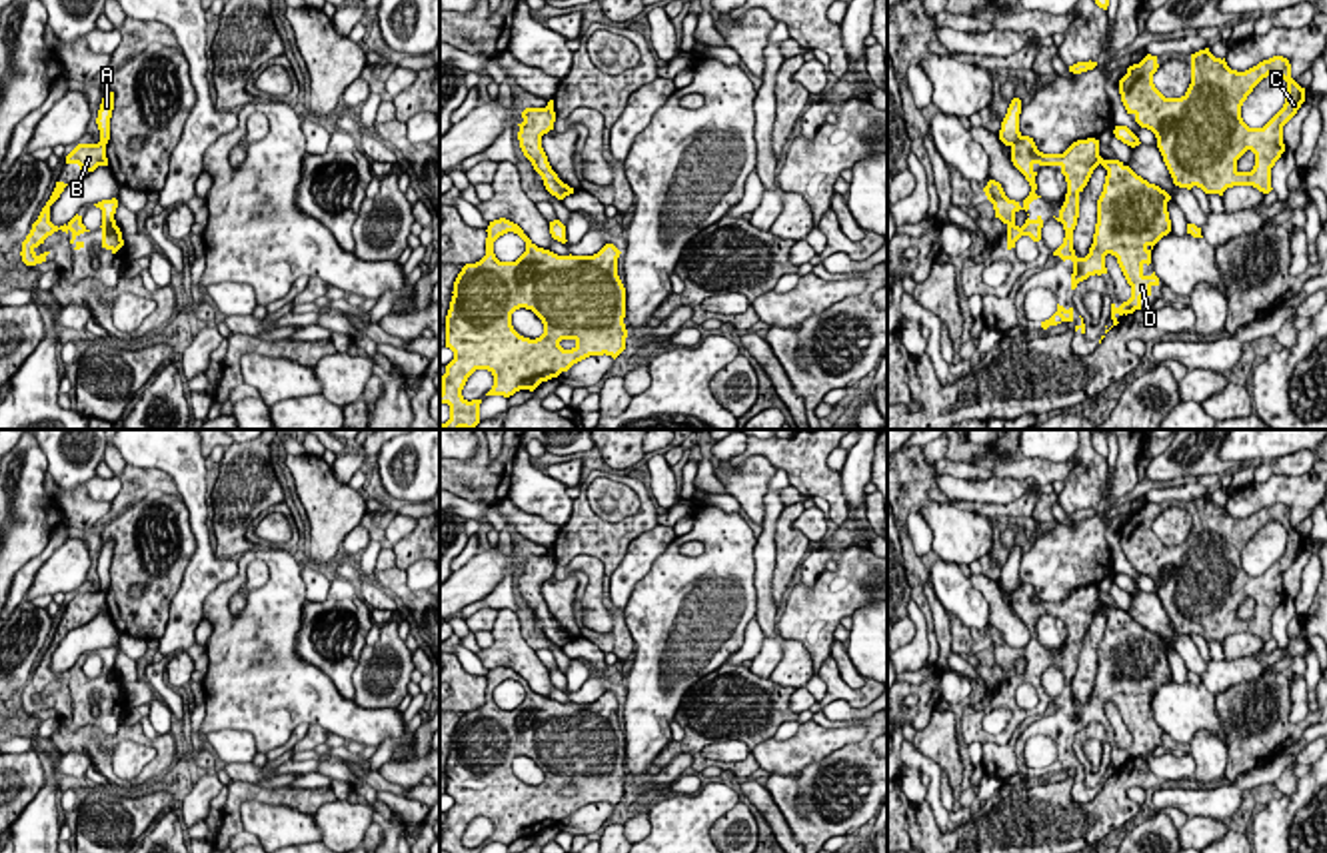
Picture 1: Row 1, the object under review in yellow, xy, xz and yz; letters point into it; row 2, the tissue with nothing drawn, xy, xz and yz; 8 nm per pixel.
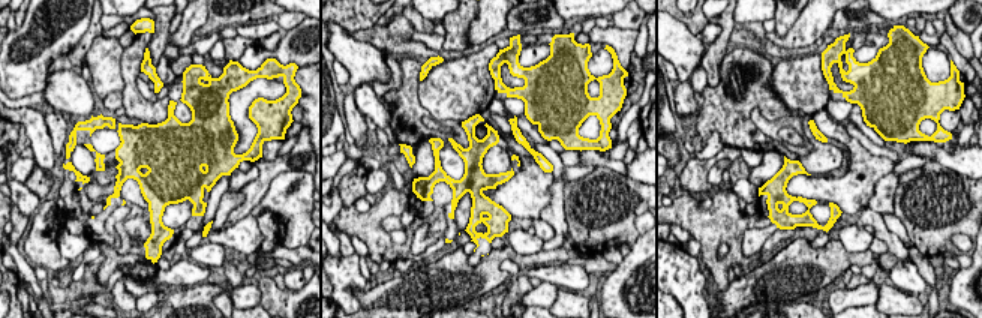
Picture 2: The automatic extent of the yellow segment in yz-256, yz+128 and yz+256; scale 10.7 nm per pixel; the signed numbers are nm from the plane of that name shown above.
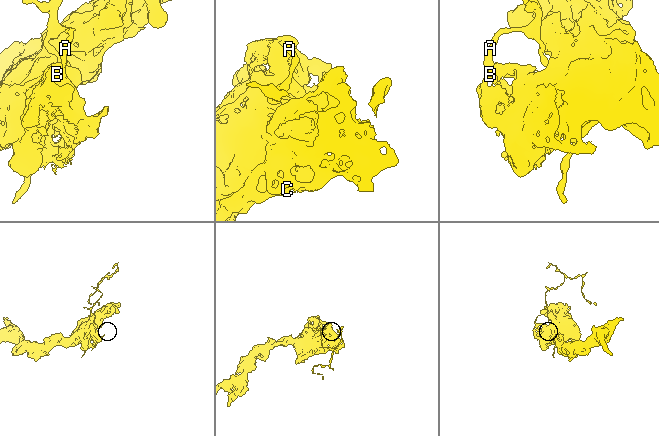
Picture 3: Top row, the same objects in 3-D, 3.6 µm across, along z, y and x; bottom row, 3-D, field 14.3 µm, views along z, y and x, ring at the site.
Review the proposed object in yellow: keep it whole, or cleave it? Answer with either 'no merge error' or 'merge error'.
merge error

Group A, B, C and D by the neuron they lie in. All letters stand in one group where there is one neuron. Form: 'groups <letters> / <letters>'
groups A / B C D

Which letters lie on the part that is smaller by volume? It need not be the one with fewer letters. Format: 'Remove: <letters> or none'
Remove: A

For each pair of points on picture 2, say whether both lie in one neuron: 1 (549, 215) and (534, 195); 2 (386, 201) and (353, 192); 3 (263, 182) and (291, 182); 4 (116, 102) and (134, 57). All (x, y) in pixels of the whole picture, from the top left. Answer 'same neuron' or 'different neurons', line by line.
1: different neurons
2: different neurons
3: different neurons
4: different neurons

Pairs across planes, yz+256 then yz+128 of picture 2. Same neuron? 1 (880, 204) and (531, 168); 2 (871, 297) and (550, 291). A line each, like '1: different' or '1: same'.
1: different
2: same

